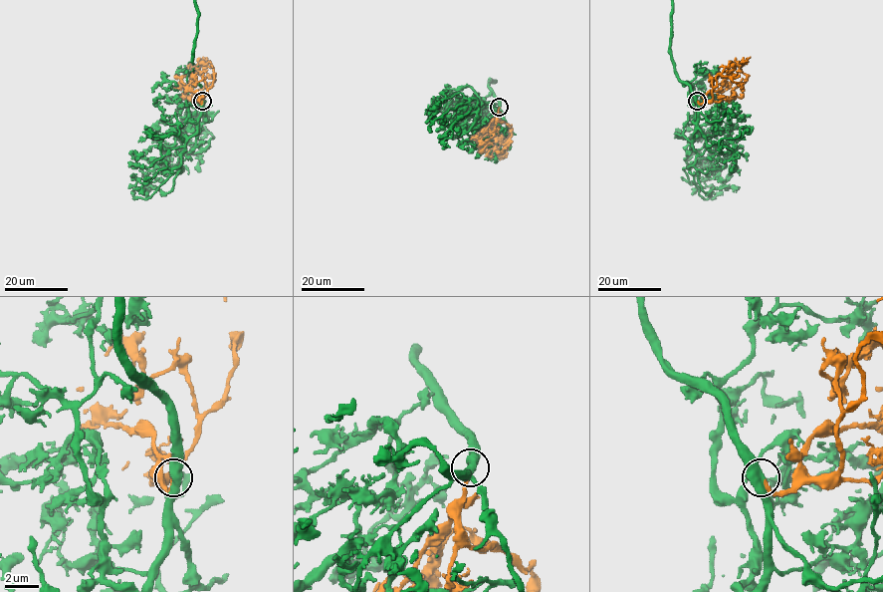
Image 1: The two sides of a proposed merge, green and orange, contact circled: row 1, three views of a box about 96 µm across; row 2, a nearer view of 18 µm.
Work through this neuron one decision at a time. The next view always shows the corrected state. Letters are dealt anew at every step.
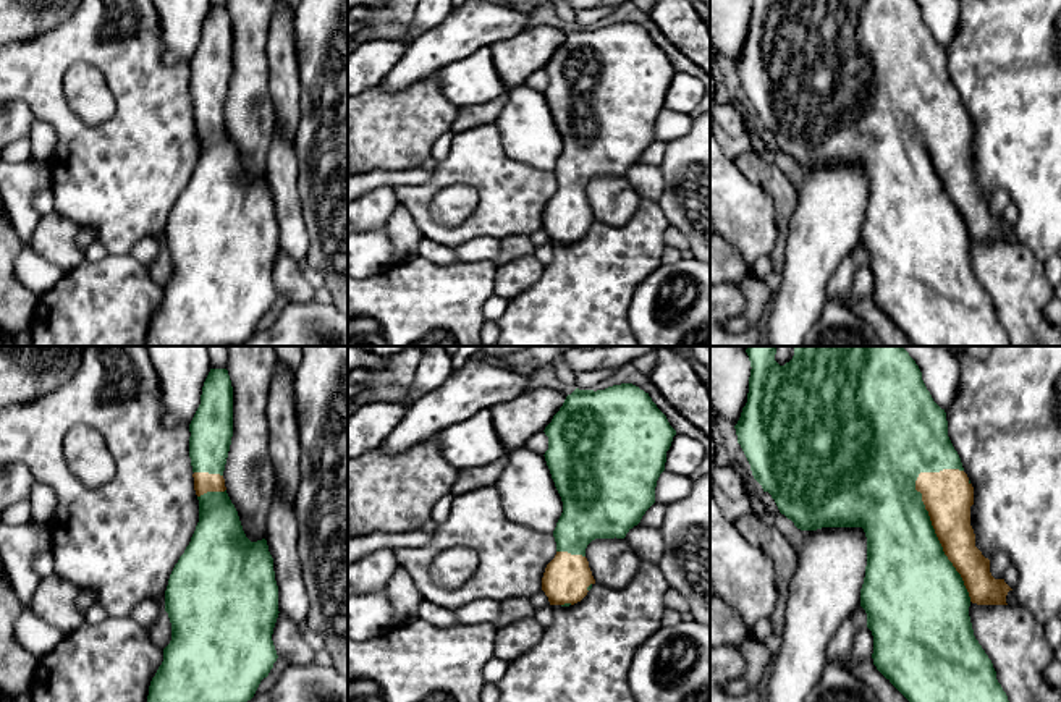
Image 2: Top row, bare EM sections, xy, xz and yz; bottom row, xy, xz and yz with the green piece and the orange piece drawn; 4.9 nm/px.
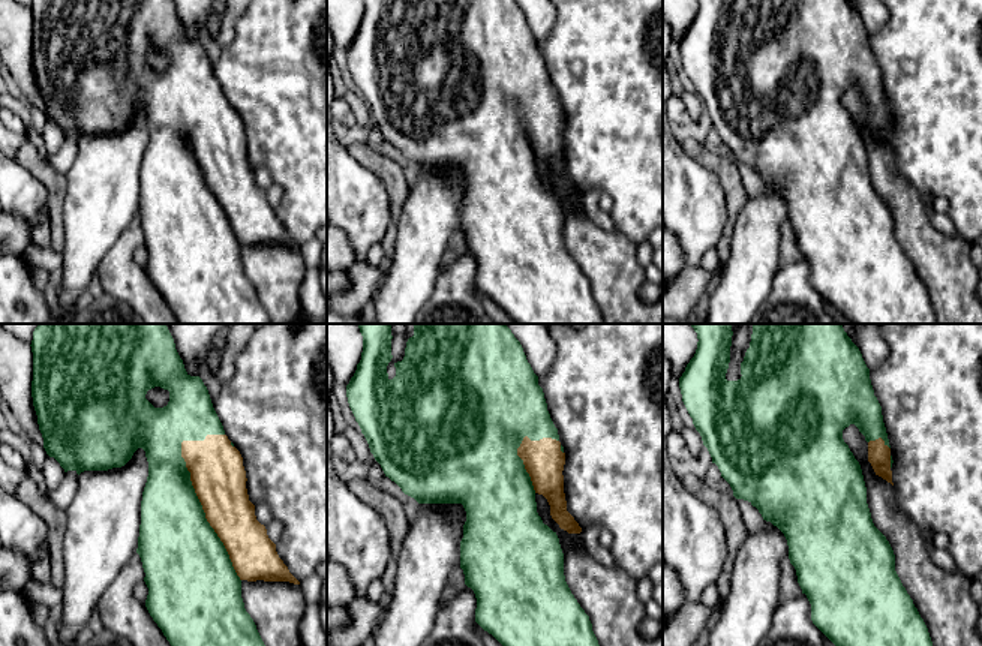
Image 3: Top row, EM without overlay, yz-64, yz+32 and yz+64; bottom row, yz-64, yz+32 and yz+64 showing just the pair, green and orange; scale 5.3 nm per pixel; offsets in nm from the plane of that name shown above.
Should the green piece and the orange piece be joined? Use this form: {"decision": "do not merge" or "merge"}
{"decision": "merge"}

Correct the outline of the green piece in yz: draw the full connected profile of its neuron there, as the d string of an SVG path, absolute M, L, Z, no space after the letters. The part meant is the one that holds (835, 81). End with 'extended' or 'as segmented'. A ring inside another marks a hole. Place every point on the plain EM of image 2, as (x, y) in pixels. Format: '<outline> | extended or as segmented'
M750 0L747 40L734 63L754 116L775 137L781 152L801 168L822 165L862 165L867 175L867 204L860 226L860 244L867 251L867 265L873 273L873 302L912 341L914 346L1009 346L1009 338L996 317L991 298L974 273L969 244L1008 243L1006 233L1012 228L1004 217L990 210L990 197L975 184L970 163L974 125L964 110L961 95L948 74L946 50L927 27L915 0Z | extended

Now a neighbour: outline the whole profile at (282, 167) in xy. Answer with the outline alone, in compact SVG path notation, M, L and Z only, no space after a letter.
M275 126L275 136L265 157L265 178L273 196L278 249L298 264L306 260L311 247L298 192L299 170L294 141L285 134L281 126Z

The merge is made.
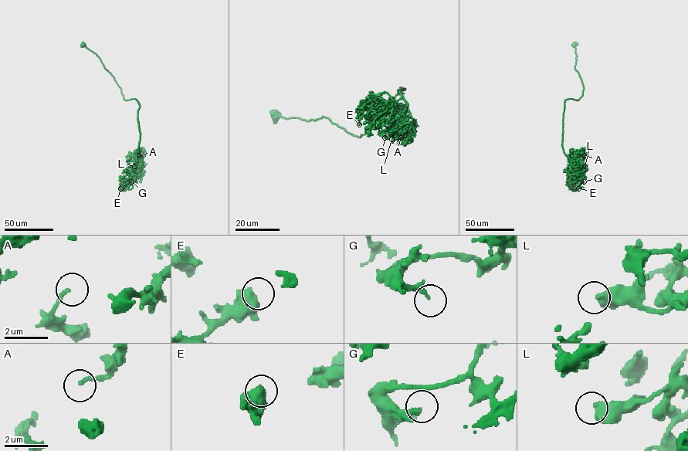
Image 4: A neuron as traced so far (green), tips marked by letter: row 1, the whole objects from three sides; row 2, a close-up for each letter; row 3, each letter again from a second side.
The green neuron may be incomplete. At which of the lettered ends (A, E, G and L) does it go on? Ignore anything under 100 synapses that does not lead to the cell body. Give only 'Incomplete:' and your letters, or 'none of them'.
Incomplete: none of them

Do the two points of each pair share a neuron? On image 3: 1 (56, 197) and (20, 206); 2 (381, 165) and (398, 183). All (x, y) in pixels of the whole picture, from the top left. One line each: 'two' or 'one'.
1: two
2: one

